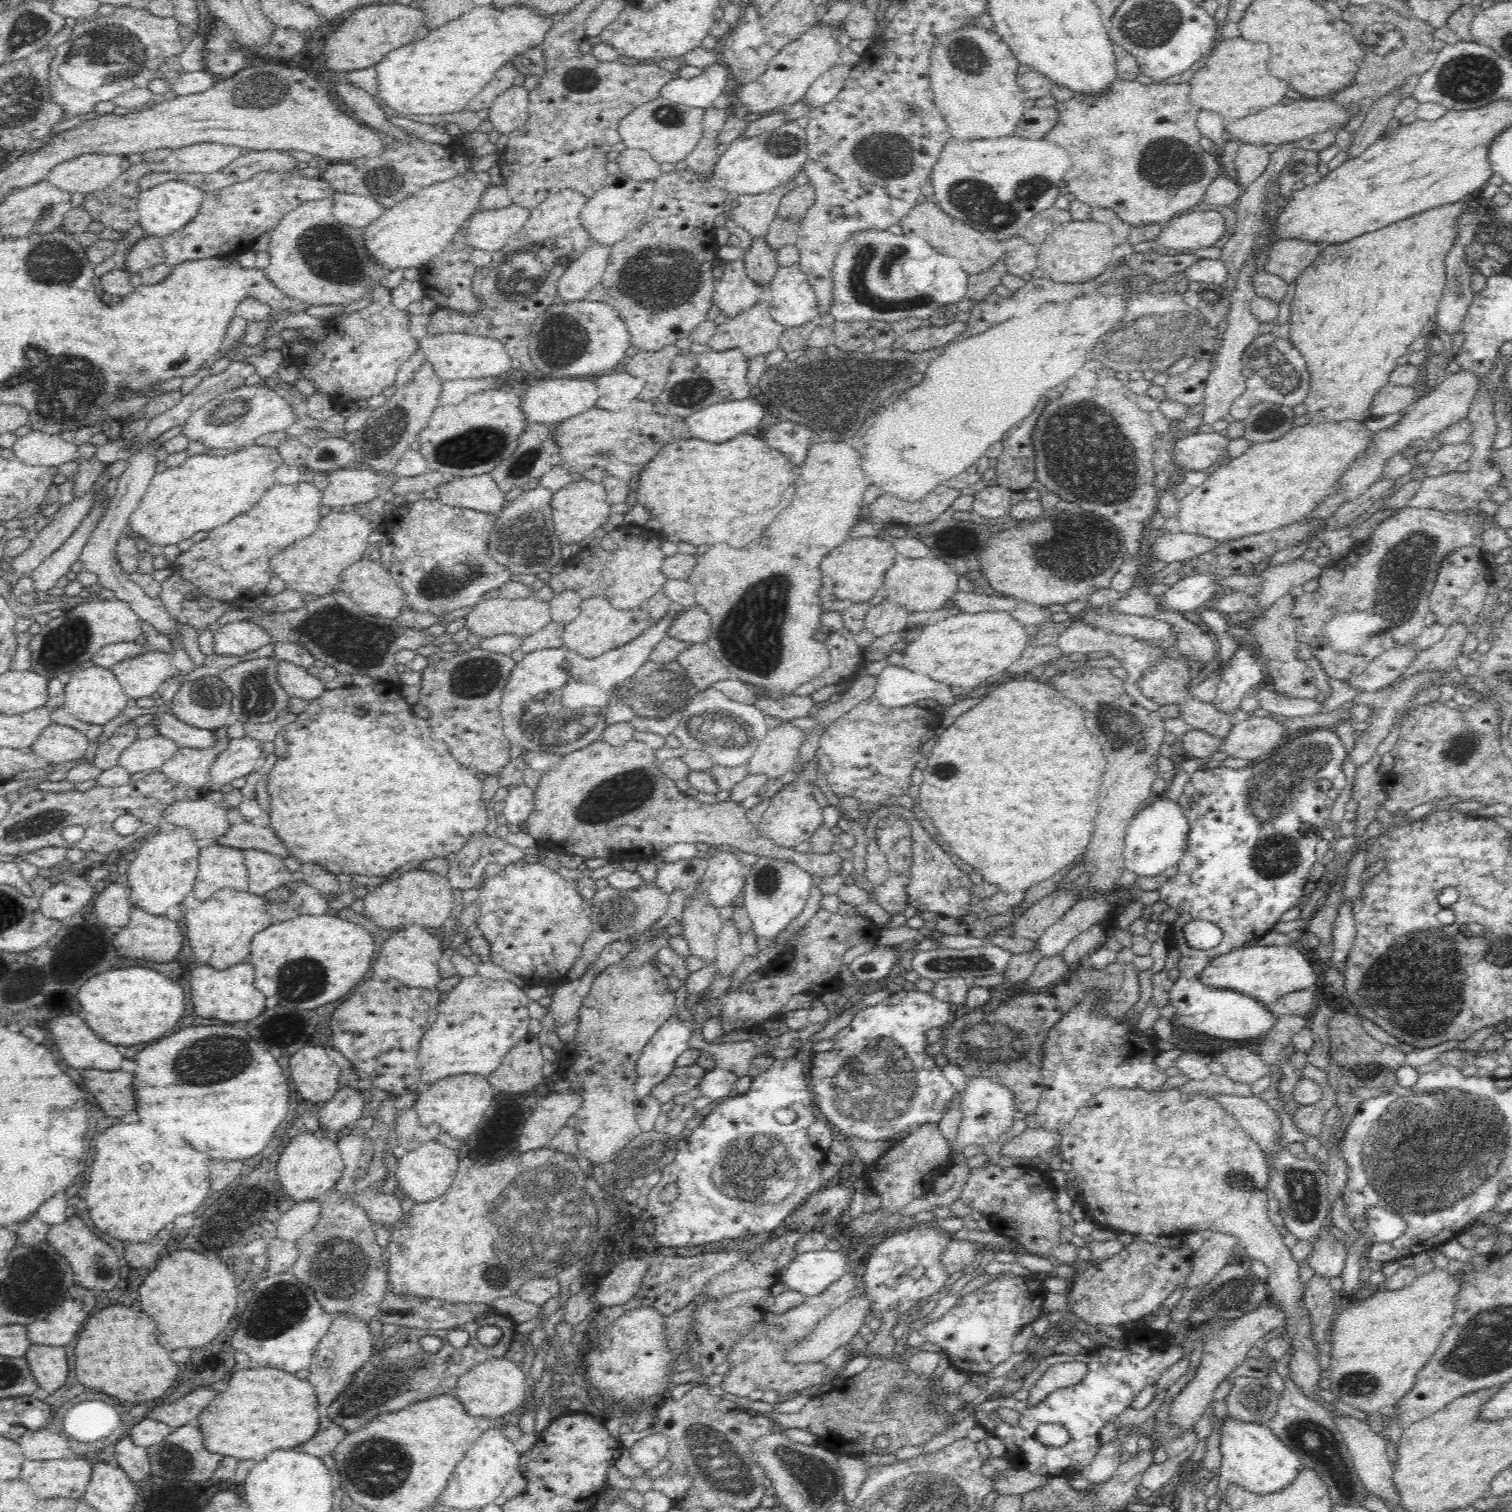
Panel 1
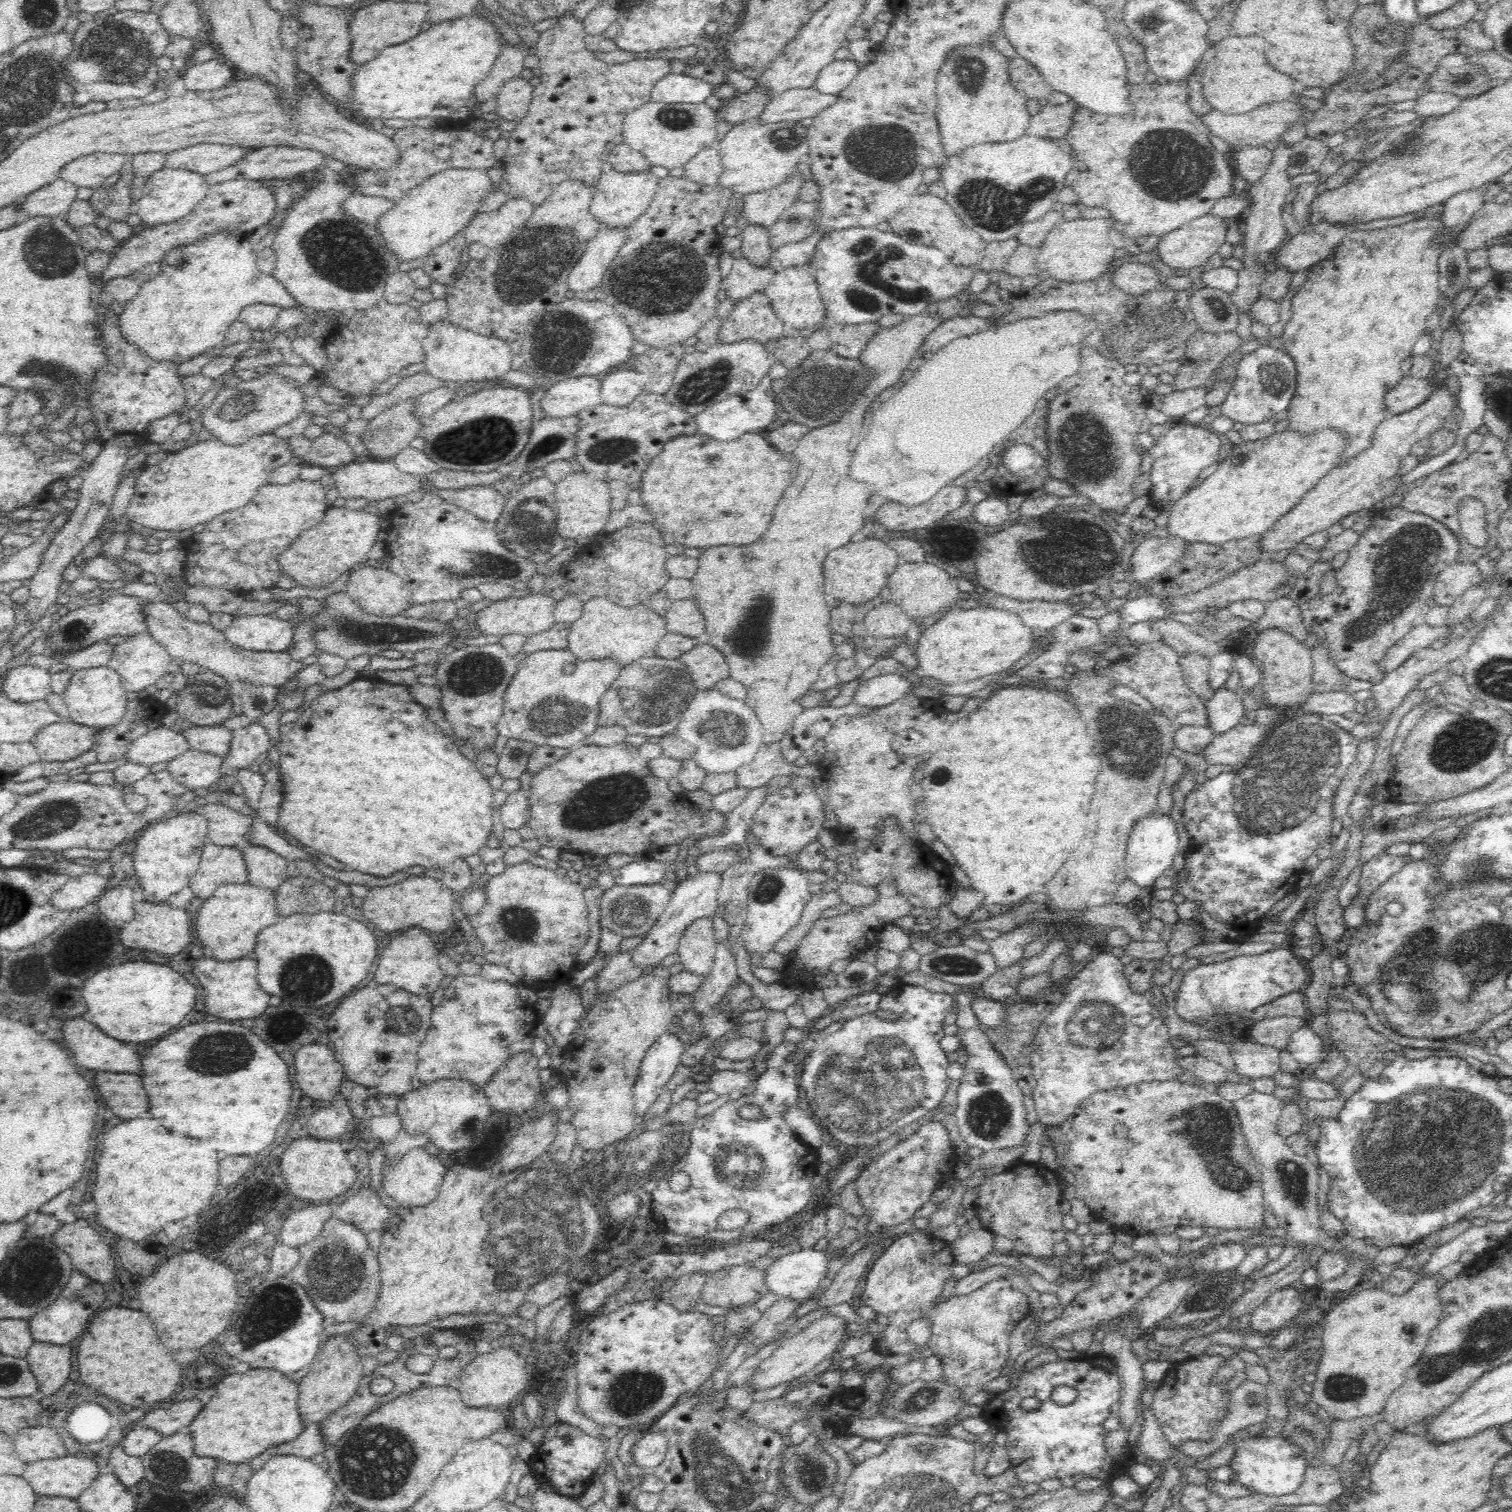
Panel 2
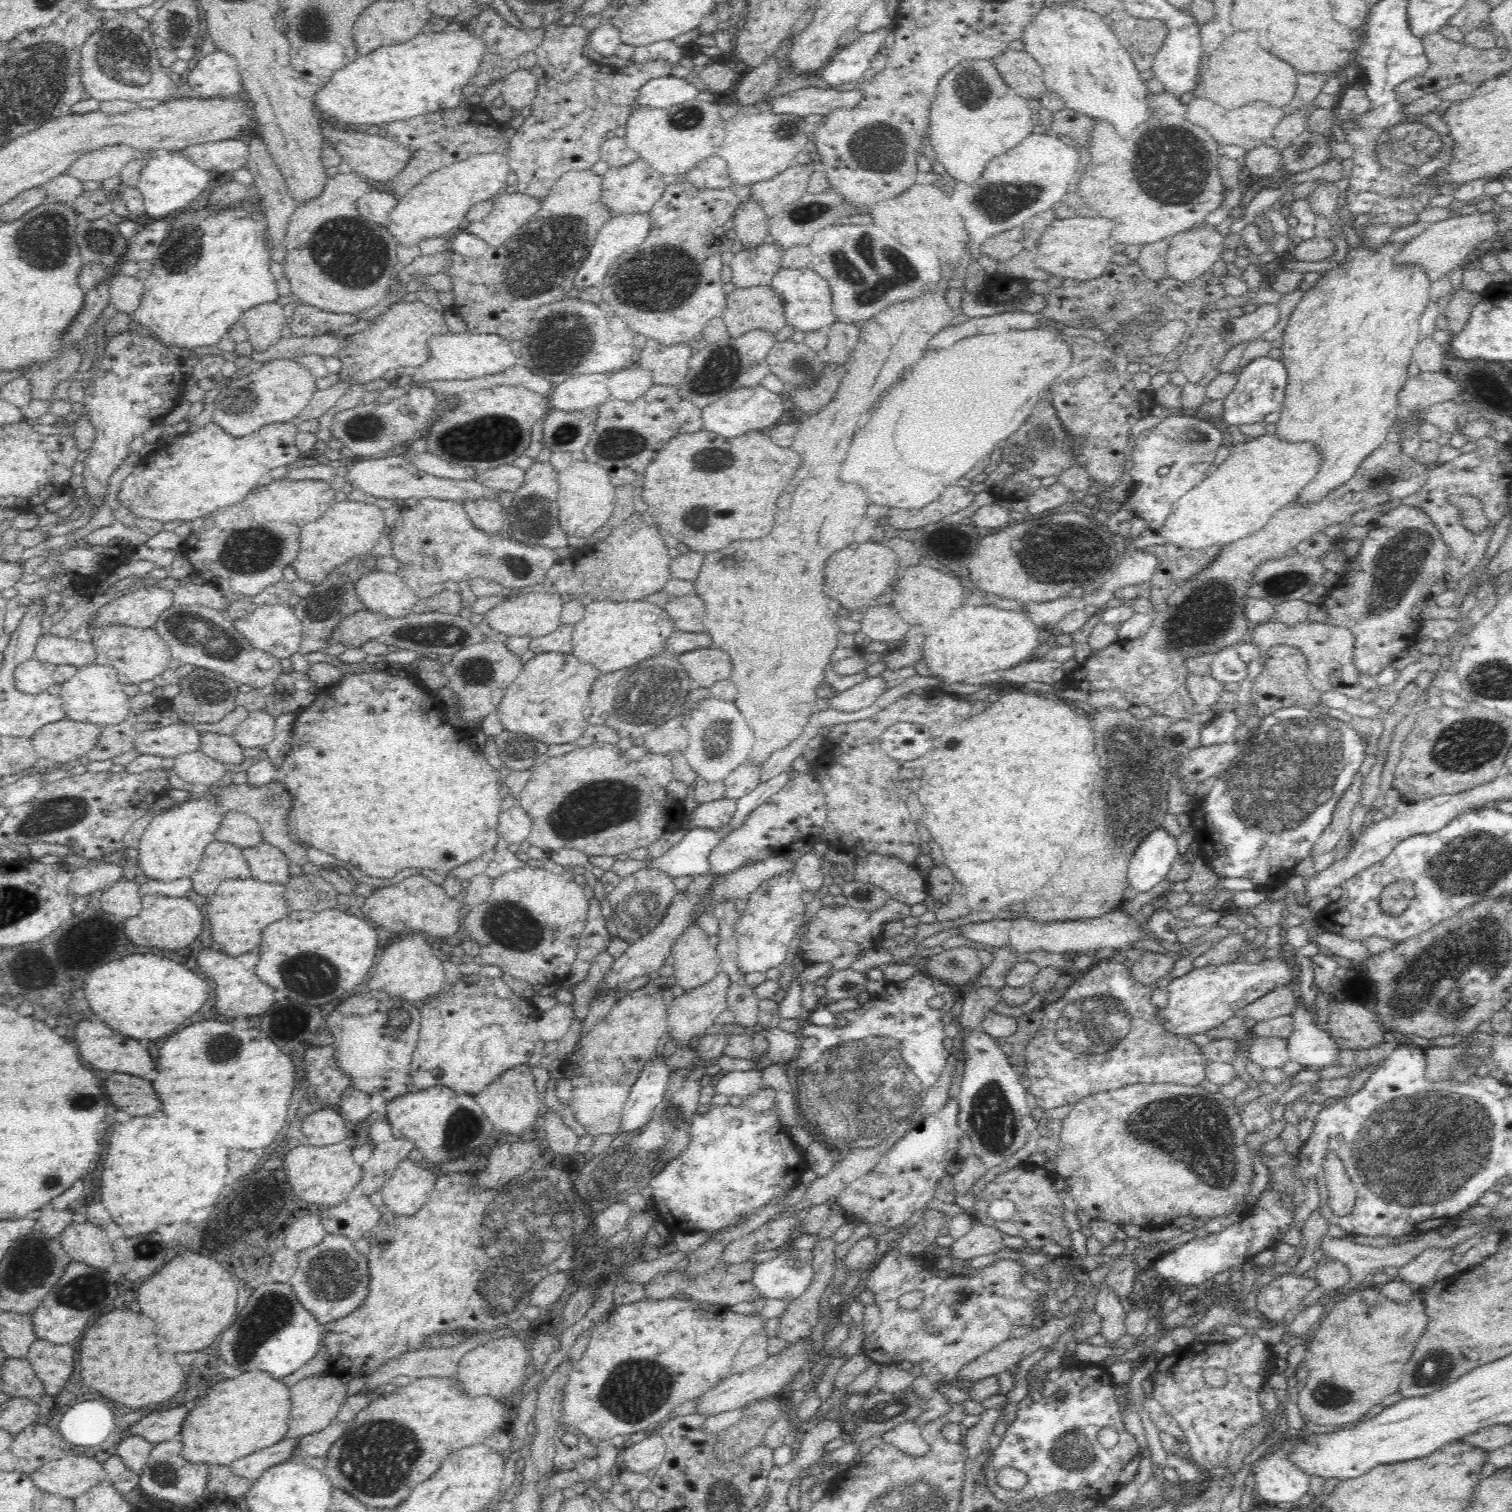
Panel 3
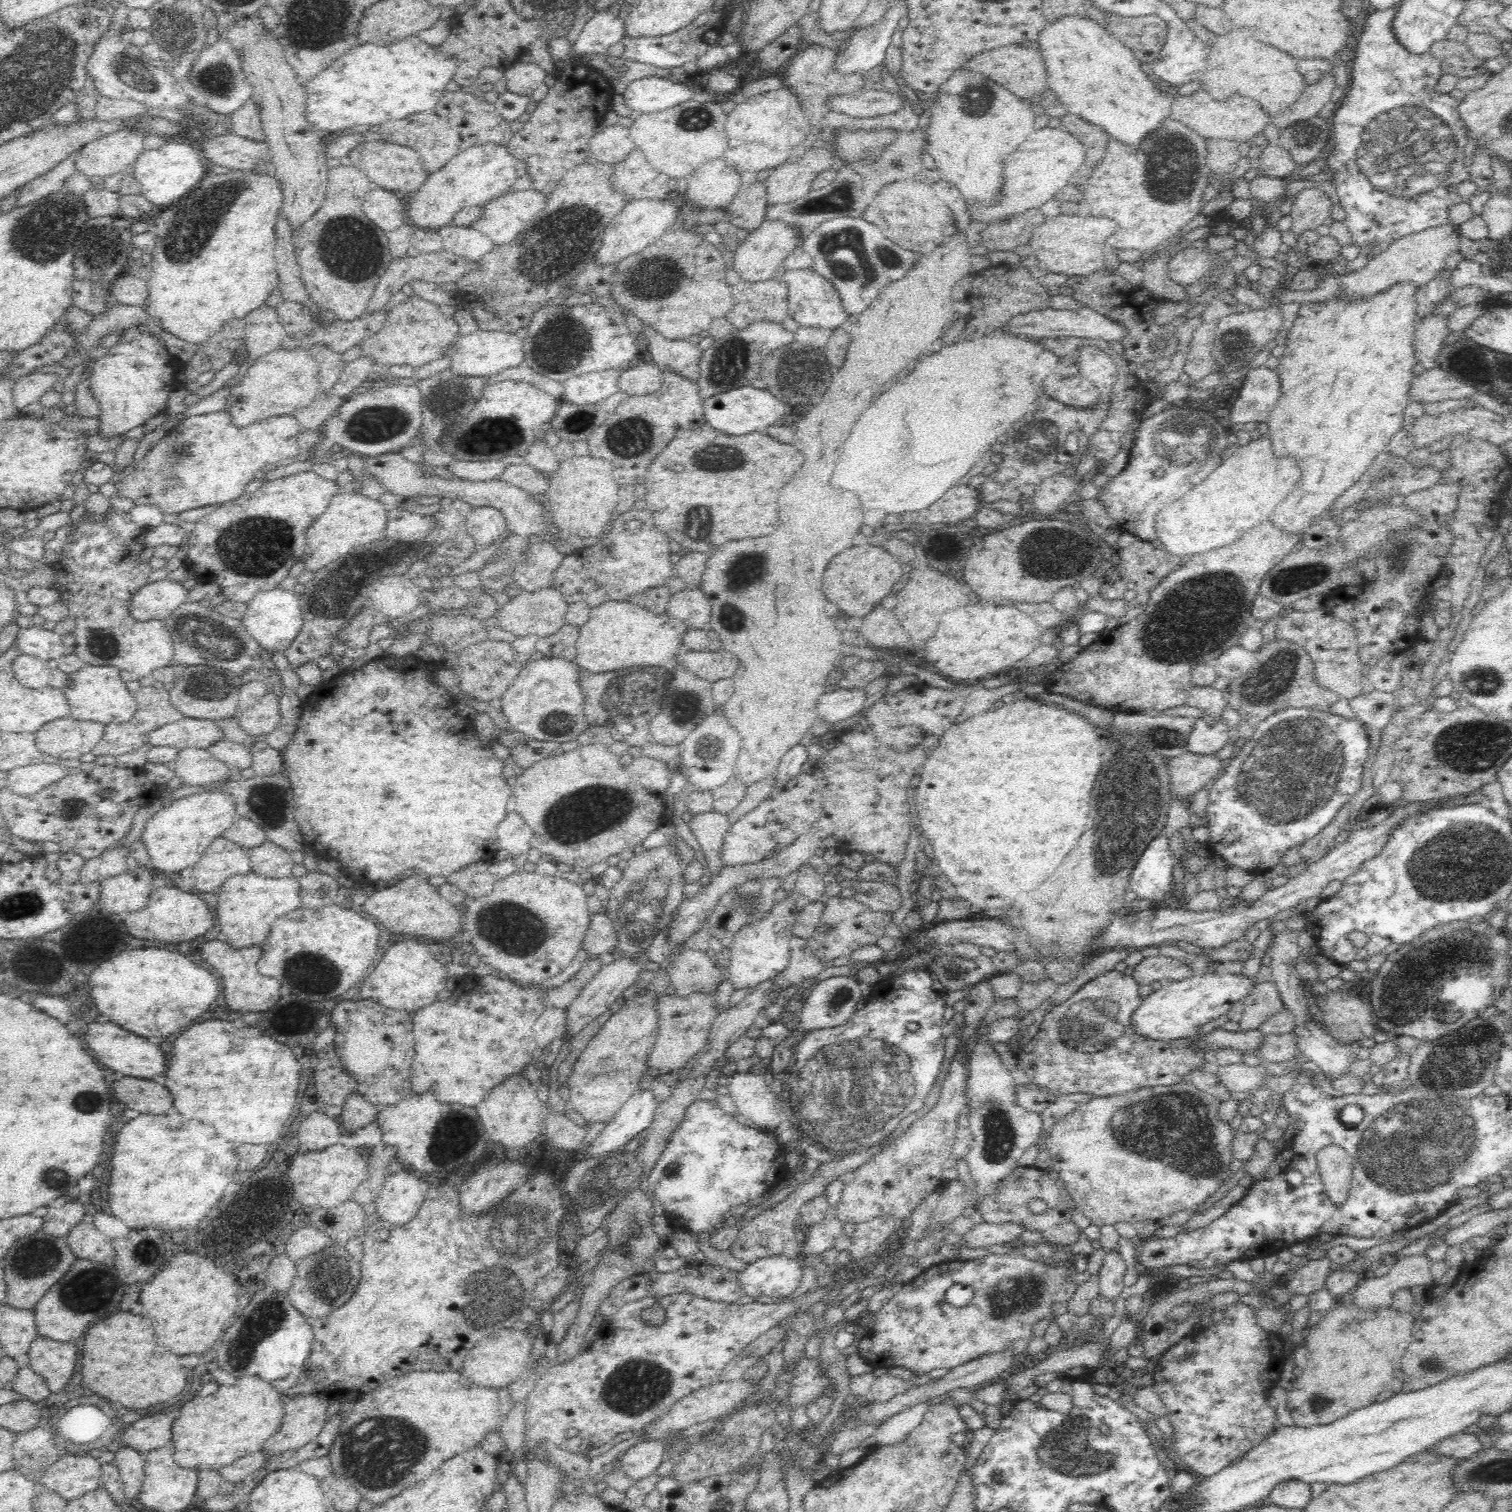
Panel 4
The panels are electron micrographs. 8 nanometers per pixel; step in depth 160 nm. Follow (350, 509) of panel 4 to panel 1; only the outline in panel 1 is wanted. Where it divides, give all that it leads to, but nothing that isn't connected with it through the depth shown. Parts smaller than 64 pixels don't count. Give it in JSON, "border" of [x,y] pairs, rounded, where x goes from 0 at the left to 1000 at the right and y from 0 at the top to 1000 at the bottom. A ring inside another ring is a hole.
{"border":[[[232,337],[218,339],[212,343],[212,348],[205,354],[196,358],[179,370],[179,376],[188,385],[189,389],[212,394],[223,390],[224,381],[230,374],[239,370],[247,348]]]}

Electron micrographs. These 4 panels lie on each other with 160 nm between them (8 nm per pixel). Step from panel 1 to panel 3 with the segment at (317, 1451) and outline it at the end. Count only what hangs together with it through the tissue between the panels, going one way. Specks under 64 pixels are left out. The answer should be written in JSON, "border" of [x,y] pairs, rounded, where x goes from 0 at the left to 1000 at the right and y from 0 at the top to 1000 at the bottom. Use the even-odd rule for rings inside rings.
{"border":[[[189,952],[177,956],[172,960],[168,960],[165,963],[161,963],[156,967],[153,967],[153,974],[156,976],[160,976],[168,980],[180,970],[187,968],[192,966],[192,962],[195,960],[196,954],[198,952]]]}

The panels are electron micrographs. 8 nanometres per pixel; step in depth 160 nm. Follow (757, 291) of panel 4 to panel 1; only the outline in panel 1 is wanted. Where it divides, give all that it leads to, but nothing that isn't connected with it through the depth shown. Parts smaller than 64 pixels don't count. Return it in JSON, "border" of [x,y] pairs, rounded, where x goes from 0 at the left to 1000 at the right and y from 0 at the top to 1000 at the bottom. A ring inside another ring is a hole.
{"border":[[[501,200],[488,209],[481,210],[468,225],[470,231],[478,233],[489,230],[496,238],[501,234],[508,235],[515,230],[515,224],[519,216],[511,211],[509,202],[508,200]]]}

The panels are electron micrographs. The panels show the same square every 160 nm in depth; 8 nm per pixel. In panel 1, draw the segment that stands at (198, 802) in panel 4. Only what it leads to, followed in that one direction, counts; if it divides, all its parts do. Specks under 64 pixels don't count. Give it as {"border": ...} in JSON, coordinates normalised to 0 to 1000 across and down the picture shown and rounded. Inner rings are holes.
{"border":[[[116,547],[114,550],[104,550],[91,561],[91,566],[83,575],[87,599],[109,605],[112,599],[119,598],[128,586],[132,574],[132,561],[127,550]]]}

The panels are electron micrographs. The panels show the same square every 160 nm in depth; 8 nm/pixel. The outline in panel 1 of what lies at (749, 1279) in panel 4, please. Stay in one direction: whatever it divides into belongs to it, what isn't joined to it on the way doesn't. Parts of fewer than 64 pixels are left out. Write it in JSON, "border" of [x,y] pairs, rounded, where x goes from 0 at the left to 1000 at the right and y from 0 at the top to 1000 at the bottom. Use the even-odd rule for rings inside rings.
{"border":[[[545,825],[526,829],[516,841],[521,853],[539,858],[562,841],[561,831]]]}

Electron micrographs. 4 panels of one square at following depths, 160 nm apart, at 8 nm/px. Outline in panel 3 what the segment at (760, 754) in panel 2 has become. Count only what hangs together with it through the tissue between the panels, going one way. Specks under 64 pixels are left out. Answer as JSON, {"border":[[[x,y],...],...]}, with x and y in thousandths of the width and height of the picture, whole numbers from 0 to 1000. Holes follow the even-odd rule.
{"border":[[[493,503],[479,516],[479,519],[480,519],[479,528],[484,528],[487,530],[489,528],[501,521],[503,519],[503,511],[503,505],[497,505]]]}

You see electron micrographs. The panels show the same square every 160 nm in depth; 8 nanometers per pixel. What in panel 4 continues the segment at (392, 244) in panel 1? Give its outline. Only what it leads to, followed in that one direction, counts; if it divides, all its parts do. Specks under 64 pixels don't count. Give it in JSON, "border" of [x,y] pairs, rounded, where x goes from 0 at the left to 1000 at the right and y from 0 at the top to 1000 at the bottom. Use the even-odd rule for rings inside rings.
{"border":[[[321,95],[309,98],[297,106],[292,112],[283,116],[280,123],[272,130],[270,143],[276,151],[294,151],[303,139],[308,136],[316,136],[335,128],[343,118],[342,108],[343,106],[335,96]]]}

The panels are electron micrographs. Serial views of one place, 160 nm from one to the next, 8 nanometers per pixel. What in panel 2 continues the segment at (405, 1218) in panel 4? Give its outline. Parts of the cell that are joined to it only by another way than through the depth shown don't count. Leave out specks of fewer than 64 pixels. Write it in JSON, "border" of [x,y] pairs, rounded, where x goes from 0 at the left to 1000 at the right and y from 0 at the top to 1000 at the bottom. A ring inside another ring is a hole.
{"border":[[[280,759],[274,759],[261,771],[255,774],[253,787],[258,792],[261,793],[265,798],[273,799],[279,798],[288,793],[291,790],[292,783],[295,779],[298,769],[293,769],[290,765],[285,765]]]}

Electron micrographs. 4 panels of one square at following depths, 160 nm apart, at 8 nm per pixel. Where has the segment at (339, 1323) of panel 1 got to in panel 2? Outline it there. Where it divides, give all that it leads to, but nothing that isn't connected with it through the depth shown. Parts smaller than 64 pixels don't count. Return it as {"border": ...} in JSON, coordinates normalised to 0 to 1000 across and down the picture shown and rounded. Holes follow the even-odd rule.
{"border":[[[229,882],[221,883],[218,885],[214,884],[212,888],[212,894],[209,896],[208,901],[204,903],[204,907],[198,913],[198,921],[197,921],[196,931],[202,943],[206,941],[212,941],[217,938],[220,934],[226,931],[233,926],[237,919],[239,909],[239,897],[235,894],[232,885]]]}

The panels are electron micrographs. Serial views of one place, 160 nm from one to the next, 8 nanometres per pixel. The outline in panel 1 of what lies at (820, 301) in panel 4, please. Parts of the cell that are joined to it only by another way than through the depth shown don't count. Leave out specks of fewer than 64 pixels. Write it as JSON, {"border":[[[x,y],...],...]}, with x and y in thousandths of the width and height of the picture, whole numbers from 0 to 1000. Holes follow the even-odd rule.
{"border":[[[529,174],[515,177],[508,188],[511,195],[509,208],[519,217],[529,216],[542,210],[540,196]]]}

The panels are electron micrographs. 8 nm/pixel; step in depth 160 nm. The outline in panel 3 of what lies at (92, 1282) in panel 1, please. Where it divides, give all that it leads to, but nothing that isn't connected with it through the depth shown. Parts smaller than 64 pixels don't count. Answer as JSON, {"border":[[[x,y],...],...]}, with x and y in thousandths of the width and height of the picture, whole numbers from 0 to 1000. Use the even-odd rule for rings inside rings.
{"border":[[[48,808],[38,818],[48,834],[58,836],[61,839],[73,839],[77,834],[75,821],[70,818],[67,811]]]}

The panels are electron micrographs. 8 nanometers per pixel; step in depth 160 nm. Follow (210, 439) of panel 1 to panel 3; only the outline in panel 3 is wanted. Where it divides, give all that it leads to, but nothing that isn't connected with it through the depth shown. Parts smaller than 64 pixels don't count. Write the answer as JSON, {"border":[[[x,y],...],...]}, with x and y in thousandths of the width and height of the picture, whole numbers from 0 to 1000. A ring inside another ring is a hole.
{"border":[[[196,237],[178,238],[171,245],[154,251],[146,257],[146,261],[142,265],[142,271],[140,278],[155,289],[163,288],[169,284],[173,283],[175,280],[192,280],[206,265],[207,261],[210,259],[210,250],[201,241],[198,241]],[[156,257],[165,258],[169,262],[169,266],[164,265],[164,267],[163,267],[164,271],[153,272],[152,269],[149,269],[149,266],[153,267],[153,266],[157,266],[155,263],[160,263],[160,262],[153,261]]]}

